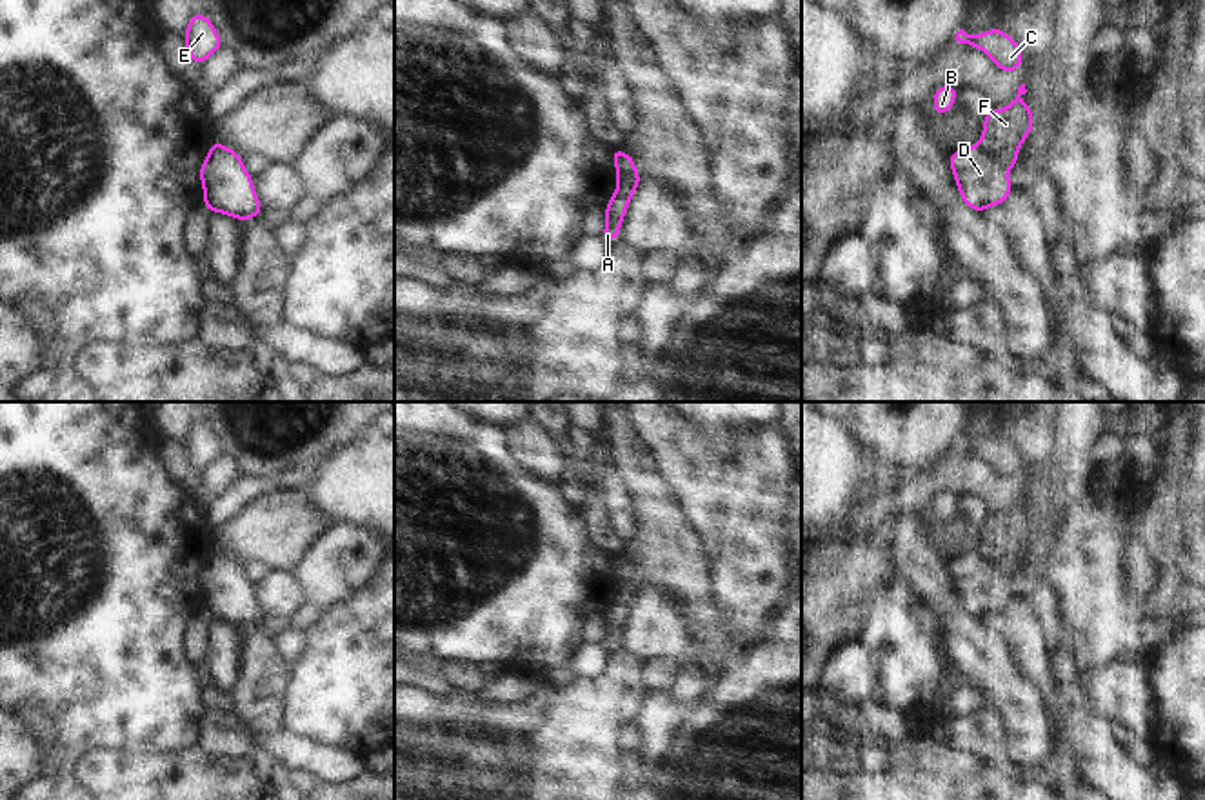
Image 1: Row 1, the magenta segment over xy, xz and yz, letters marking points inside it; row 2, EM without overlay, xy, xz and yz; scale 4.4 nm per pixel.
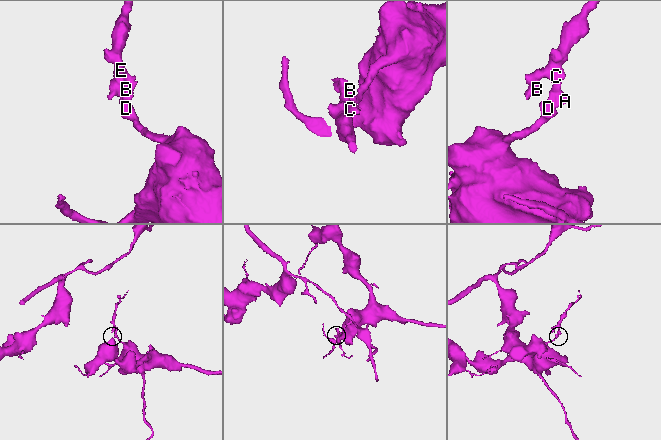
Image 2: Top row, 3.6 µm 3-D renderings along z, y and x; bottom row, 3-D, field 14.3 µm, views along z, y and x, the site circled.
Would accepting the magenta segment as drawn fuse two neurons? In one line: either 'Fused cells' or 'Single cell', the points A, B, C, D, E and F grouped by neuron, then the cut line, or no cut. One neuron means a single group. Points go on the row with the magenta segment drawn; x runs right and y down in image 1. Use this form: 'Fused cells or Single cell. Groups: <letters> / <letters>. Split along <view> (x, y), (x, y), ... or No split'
Fused cells. Groups: A B C E F / D. Split along yz (976, 146), (985, 153), (996, 155), (1007, 166).

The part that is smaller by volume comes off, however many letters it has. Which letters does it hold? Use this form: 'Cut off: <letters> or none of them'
Cut off: A, B, C, E, F

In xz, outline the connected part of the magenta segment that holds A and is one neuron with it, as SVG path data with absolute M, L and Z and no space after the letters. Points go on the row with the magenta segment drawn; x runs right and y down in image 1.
M623 173L616 176L616 193L605 204L605 229L602 238L611 244L620 238L620 227L623 224L623 216L627 213L627 205L638 189L642 180L640 173Z

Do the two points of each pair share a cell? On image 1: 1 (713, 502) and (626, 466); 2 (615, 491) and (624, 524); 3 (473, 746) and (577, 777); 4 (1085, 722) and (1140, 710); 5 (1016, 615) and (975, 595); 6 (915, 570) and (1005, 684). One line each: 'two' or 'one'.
1: two
2: one
3: one
4: two
5: two
6: one

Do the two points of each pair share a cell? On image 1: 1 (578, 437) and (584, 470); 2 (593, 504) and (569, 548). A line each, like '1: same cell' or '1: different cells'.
1: different cells
2: different cells

